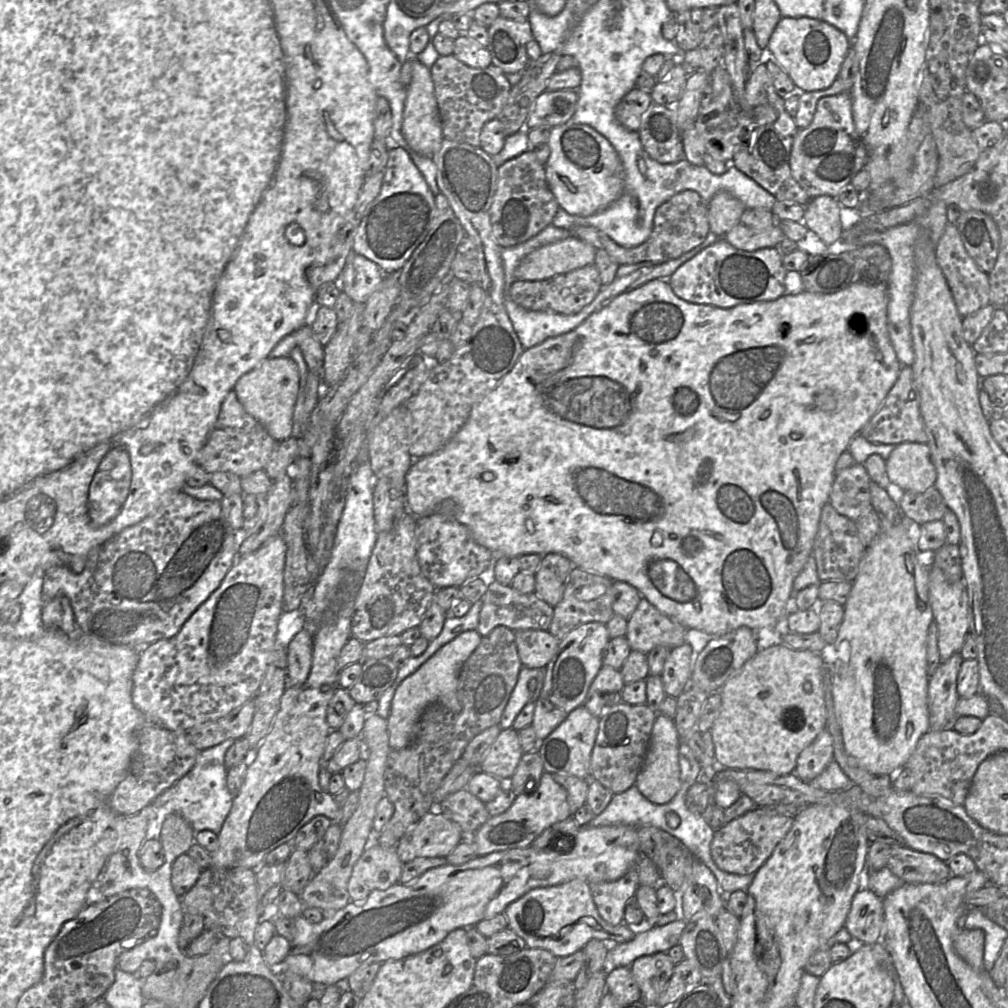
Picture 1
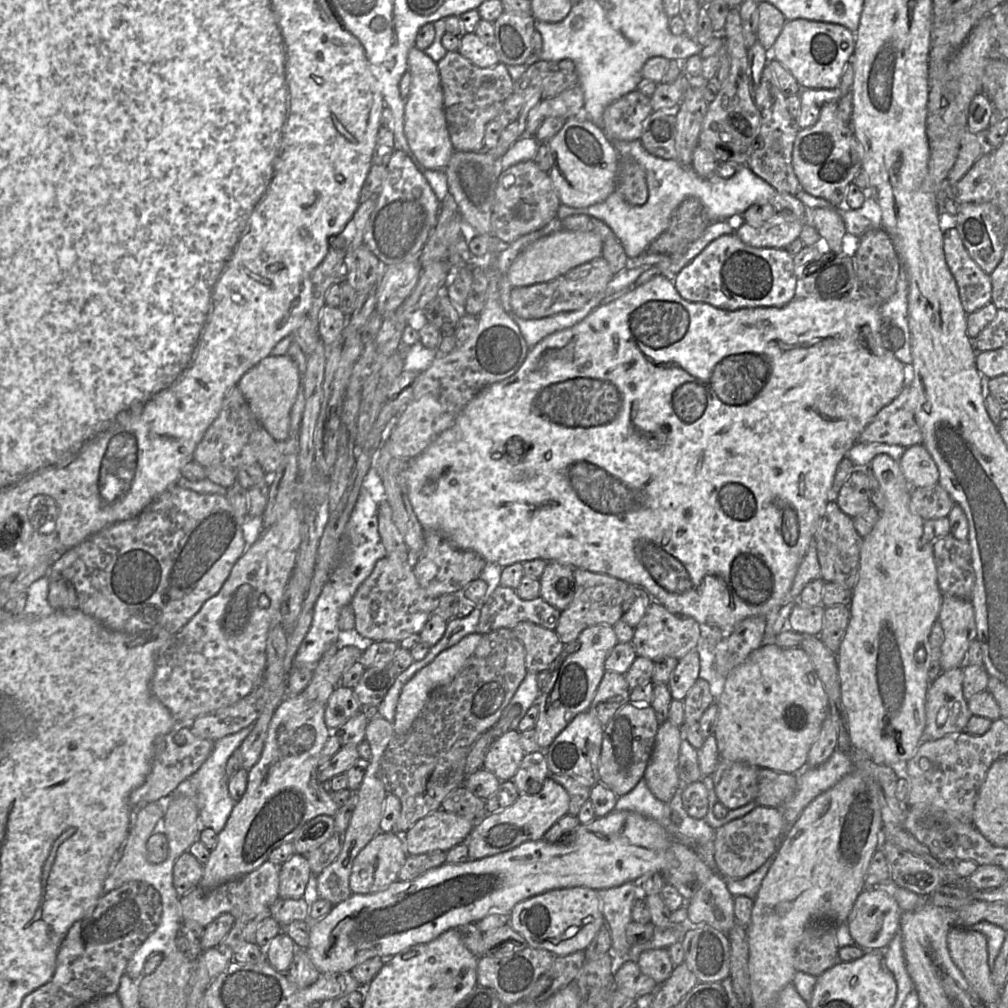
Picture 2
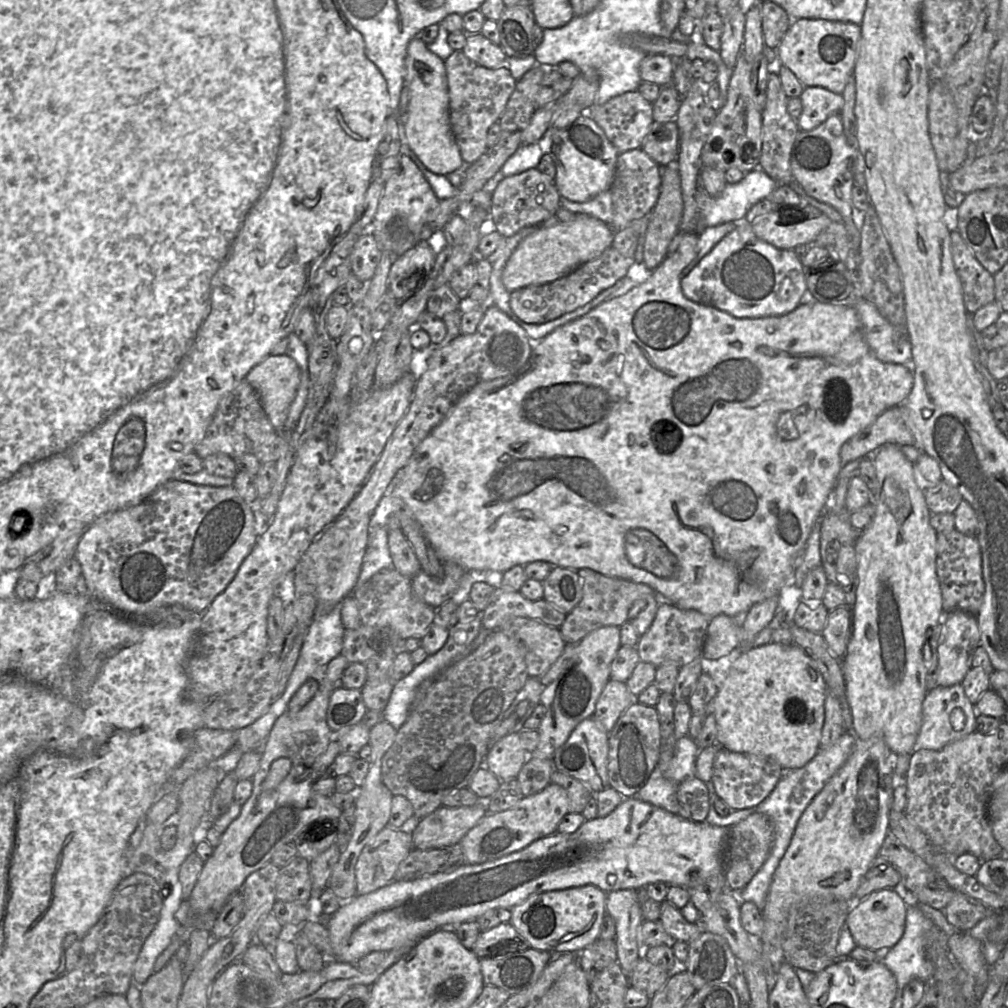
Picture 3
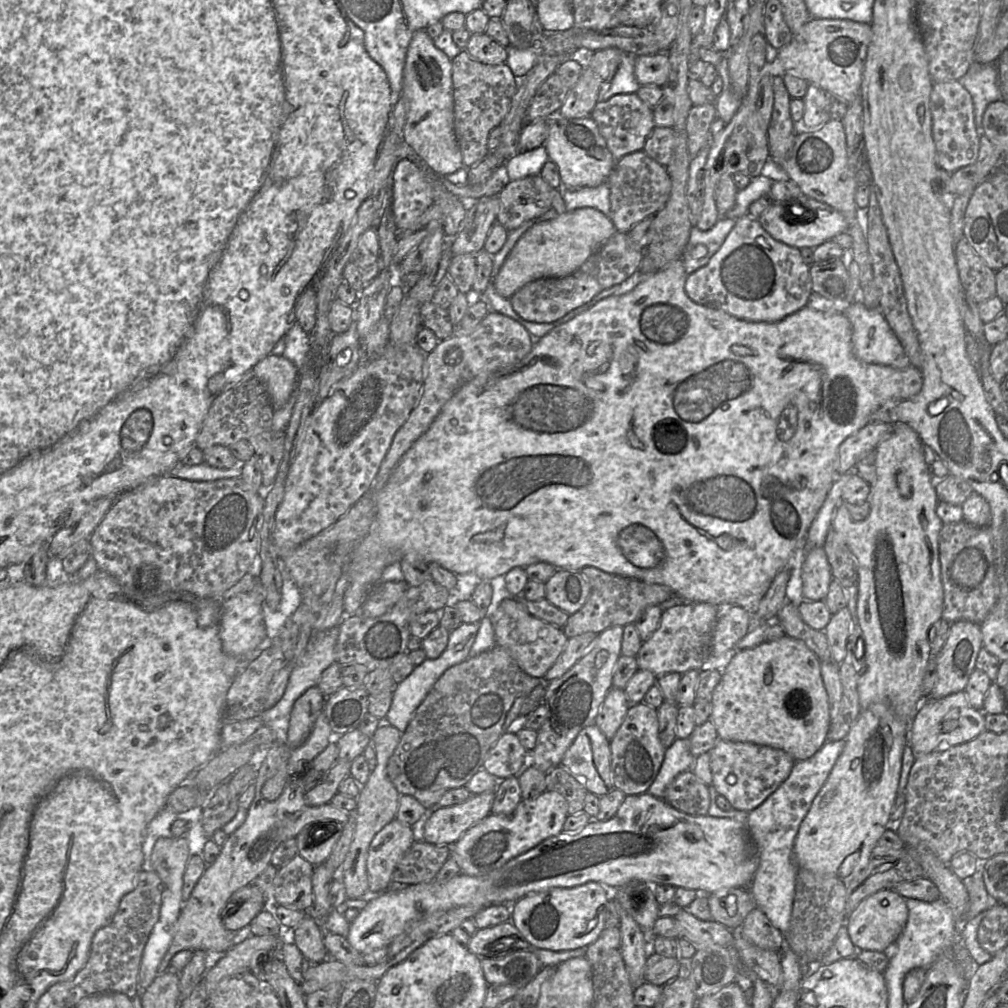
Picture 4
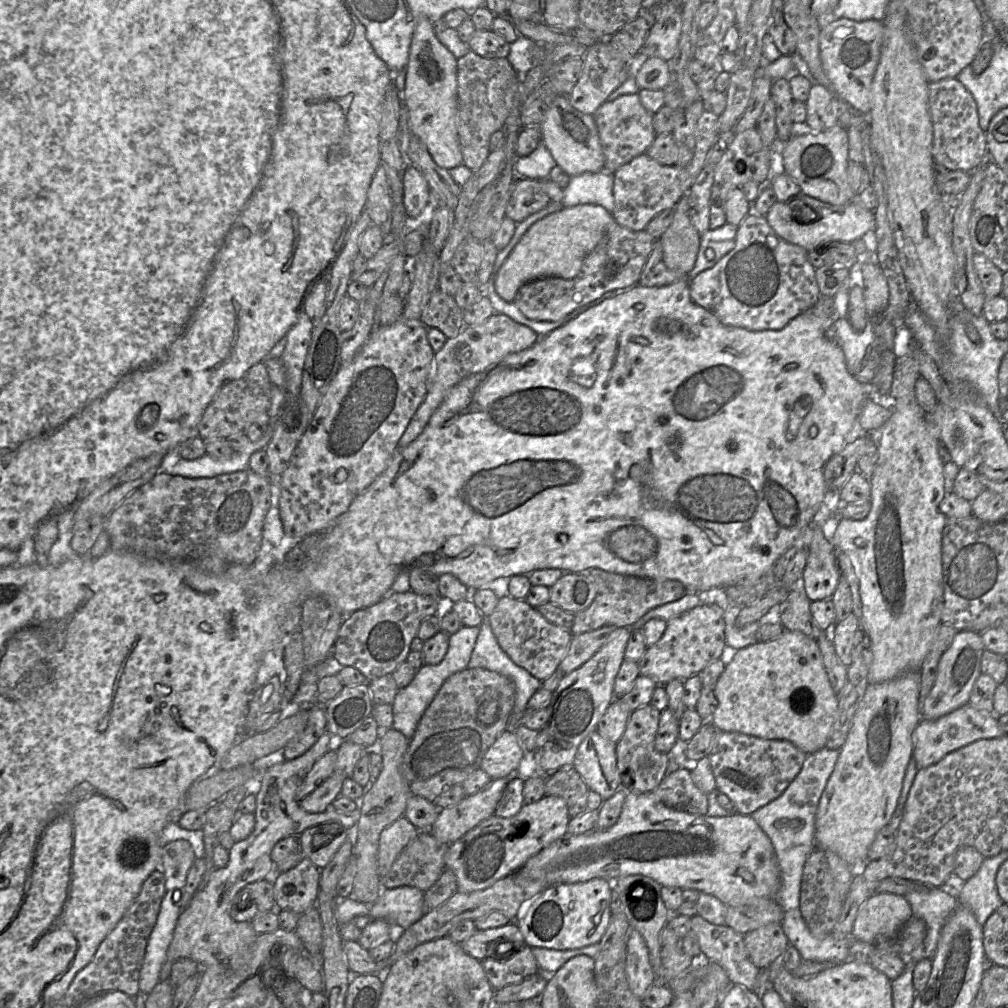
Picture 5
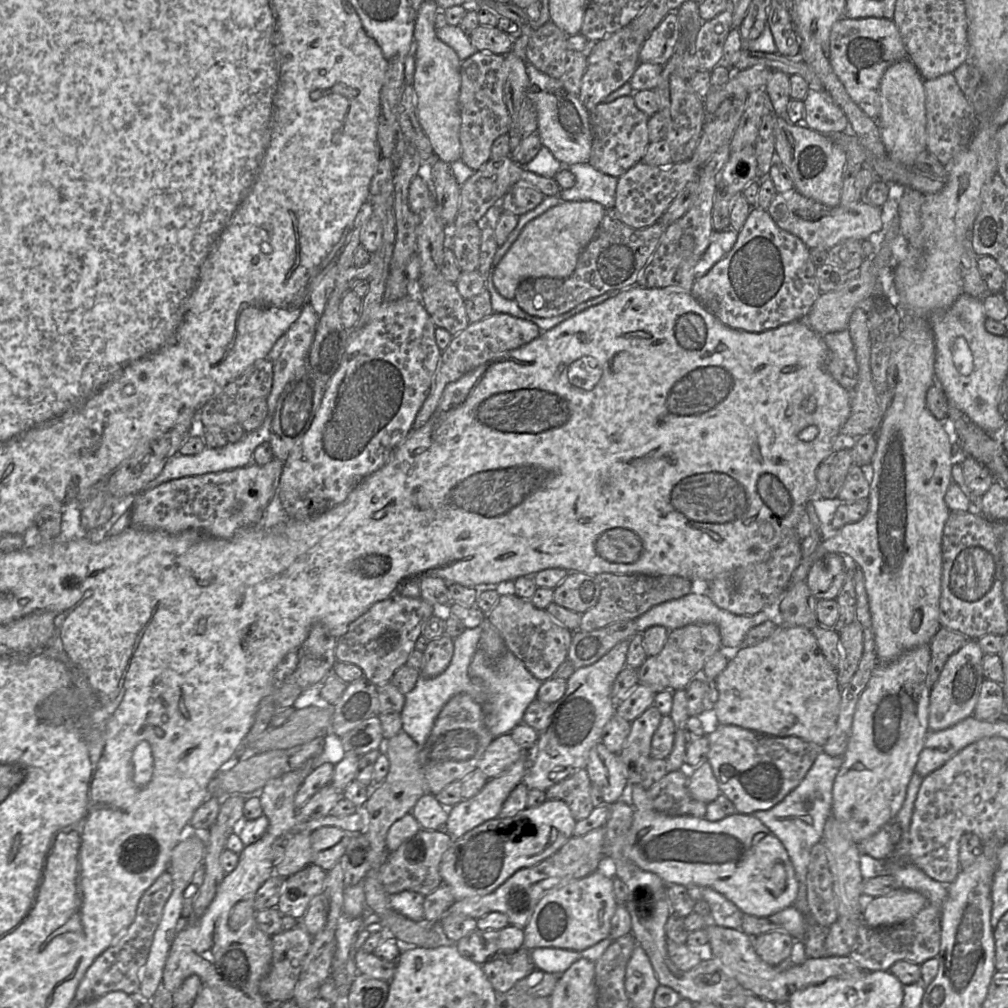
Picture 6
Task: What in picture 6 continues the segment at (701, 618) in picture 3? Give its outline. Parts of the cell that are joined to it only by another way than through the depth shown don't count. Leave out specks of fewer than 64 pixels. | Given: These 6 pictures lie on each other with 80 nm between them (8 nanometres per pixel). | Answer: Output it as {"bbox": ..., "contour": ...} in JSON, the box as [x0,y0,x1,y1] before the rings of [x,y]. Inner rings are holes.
{"bbox":[638,623,721,693],"contour":[[[696,623],[672,630],[661,652],[648,656],[639,667],[638,684],[649,687],[654,693],[685,690],[692,679],[701,676],[707,660],[721,648],[720,631],[715,624]]]}

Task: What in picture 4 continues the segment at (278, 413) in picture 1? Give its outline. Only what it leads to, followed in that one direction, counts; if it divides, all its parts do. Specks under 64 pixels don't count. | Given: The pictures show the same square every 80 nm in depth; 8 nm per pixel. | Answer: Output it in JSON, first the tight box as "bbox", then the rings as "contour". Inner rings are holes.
{"bbox":[252,354,299,409],"contour":[[[269,354],[252,371],[267,389],[273,409],[284,406],[297,388],[299,372],[284,355]]]}

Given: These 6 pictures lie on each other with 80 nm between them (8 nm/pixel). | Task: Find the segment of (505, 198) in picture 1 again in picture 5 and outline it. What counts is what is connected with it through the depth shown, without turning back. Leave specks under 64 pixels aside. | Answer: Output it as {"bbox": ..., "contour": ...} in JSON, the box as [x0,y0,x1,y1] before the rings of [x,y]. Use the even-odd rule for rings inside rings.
{"bbox":[505,178,550,223],"contour":[[[521,178],[516,180],[505,209],[505,216],[519,223],[529,215],[538,212],[550,202],[542,189],[540,180]]]}

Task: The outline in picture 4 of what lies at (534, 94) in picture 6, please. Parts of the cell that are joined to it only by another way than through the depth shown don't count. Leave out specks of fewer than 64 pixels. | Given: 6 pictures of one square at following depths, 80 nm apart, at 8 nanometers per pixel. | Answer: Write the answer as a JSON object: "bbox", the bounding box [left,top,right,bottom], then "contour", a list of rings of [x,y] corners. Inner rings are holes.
{"bbox":[544,112,616,189],"contour":[[[556,112],[546,119],[549,131],[544,146],[549,159],[558,166],[561,184],[568,189],[579,189],[608,182],[616,161],[592,117],[568,119]]]}

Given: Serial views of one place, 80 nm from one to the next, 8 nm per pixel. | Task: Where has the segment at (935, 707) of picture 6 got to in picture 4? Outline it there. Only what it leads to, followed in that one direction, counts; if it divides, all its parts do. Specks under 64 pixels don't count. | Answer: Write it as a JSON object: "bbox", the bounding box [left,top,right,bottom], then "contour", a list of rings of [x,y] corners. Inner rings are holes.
{"bbox":[929,621,982,699],"contour":[[[969,621],[951,623],[945,644],[937,656],[936,684],[929,697],[940,699],[965,691],[982,647],[978,624]]]}

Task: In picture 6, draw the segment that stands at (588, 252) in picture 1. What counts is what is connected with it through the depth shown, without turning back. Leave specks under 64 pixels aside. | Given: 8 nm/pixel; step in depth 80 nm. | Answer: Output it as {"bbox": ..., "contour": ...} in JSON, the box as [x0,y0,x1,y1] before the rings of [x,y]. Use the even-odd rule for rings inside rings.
{"bbox":[493,201,606,300],"contour":[[[563,201],[530,221],[496,267],[493,284],[498,293],[510,300],[515,298],[518,286],[526,279],[567,278],[571,276],[575,271],[581,252],[593,239],[605,213],[606,208],[595,201]]]}

